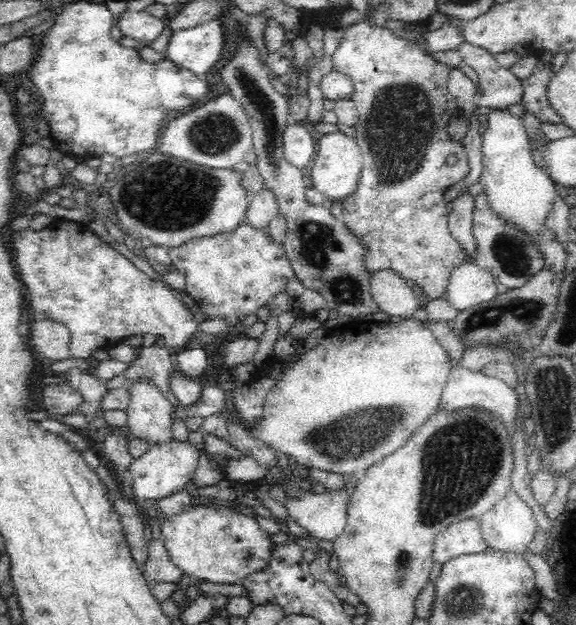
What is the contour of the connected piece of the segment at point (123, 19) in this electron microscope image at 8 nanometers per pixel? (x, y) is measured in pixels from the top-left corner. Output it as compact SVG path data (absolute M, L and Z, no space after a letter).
M124 11L116 20L116 25L120 28L122 36L144 42L144 46L150 46L165 29L162 19L146 11Z

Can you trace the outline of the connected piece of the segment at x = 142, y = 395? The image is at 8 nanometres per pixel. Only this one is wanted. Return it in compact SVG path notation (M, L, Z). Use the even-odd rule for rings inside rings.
M134 381L129 387L131 403L125 410L127 421L122 428L132 439L142 439L148 446L170 442L172 420L170 402L148 381Z

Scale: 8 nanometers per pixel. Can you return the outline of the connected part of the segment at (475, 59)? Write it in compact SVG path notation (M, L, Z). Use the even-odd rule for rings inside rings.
M466 41L459 45L459 53L480 79L479 90L482 96L480 100L476 100L478 106L507 110L508 106L521 103L522 81L511 72L510 68L498 64L496 54L487 52L479 46L472 46Z

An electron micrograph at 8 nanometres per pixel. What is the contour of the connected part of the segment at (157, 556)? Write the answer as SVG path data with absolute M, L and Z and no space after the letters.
M152 539L148 544L148 560L142 568L143 578L147 586L160 583L176 582L184 574L170 561L164 544Z

